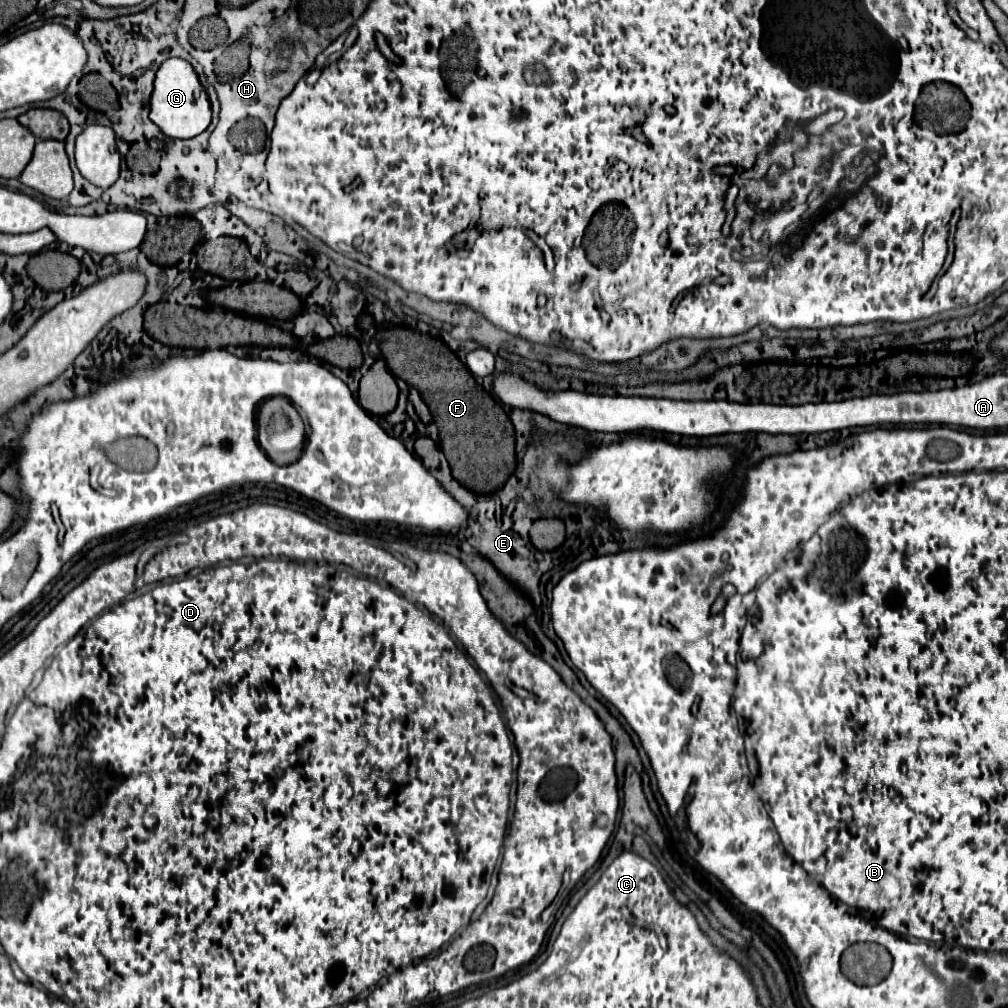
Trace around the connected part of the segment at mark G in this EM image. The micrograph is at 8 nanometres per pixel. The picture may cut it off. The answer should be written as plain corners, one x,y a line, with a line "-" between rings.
172,58
158,68
150,98
150,120
170,138
192,138
208,128
212,120
210,102
194,68
186,60

